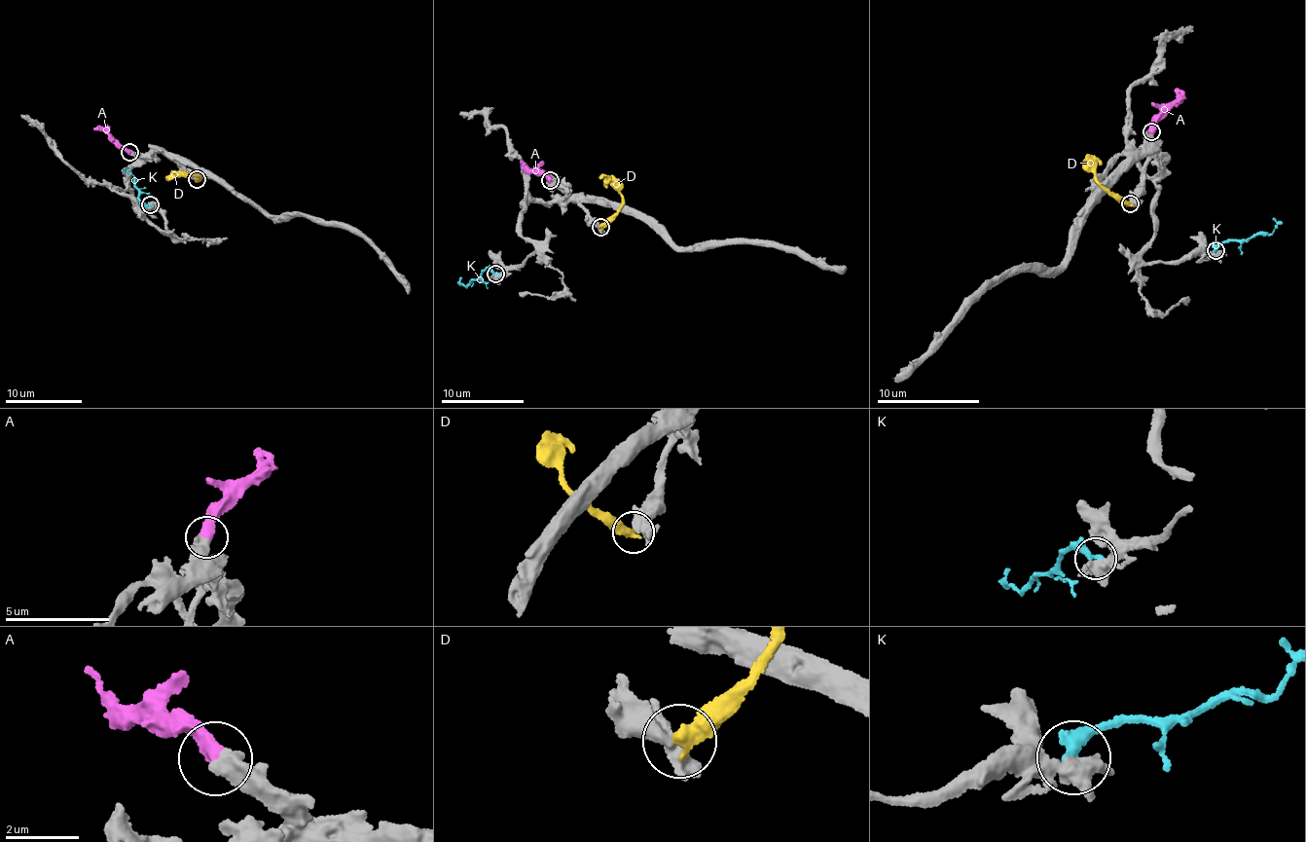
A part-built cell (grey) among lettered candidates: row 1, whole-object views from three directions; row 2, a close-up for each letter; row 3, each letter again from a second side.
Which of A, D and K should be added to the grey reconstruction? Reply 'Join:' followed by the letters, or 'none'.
Join: A

